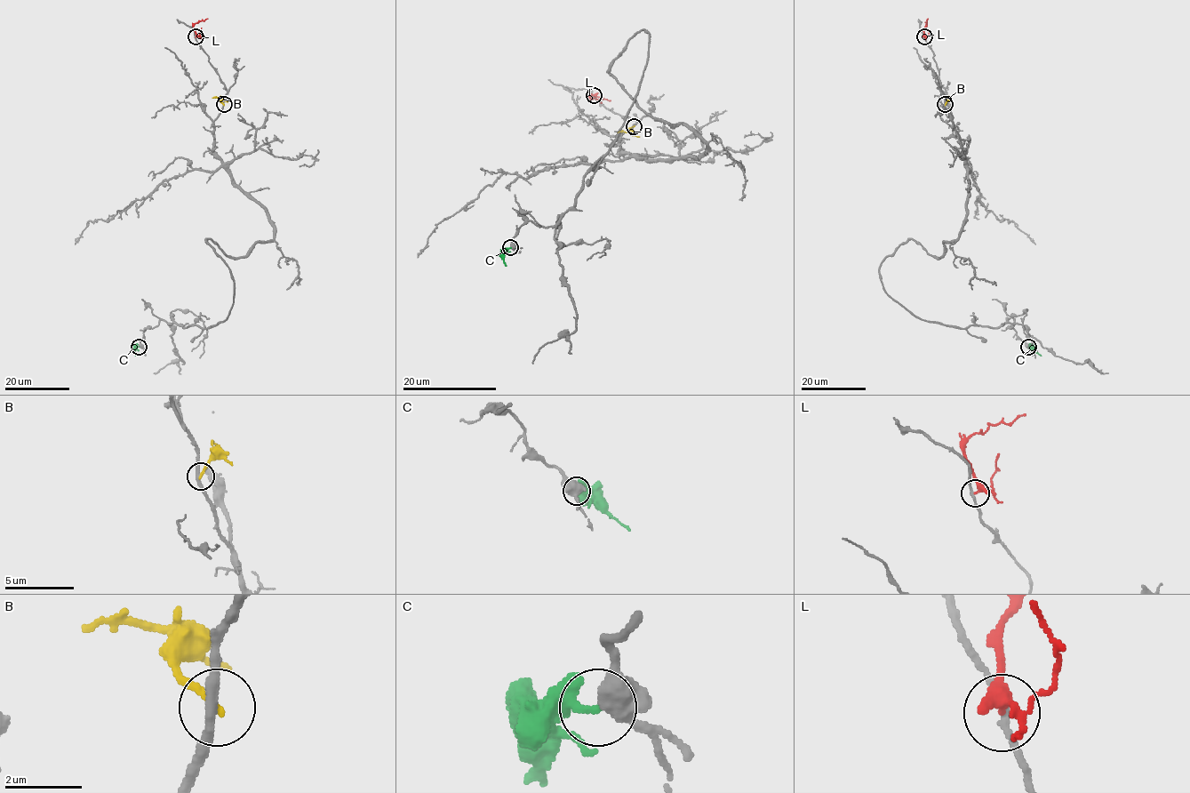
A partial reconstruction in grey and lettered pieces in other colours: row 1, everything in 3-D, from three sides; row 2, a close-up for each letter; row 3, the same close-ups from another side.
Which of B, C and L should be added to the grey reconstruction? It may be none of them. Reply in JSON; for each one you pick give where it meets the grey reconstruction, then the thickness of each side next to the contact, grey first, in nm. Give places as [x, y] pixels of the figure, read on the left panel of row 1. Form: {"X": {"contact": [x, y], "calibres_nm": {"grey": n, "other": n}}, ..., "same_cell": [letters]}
{"same_cell": []}

